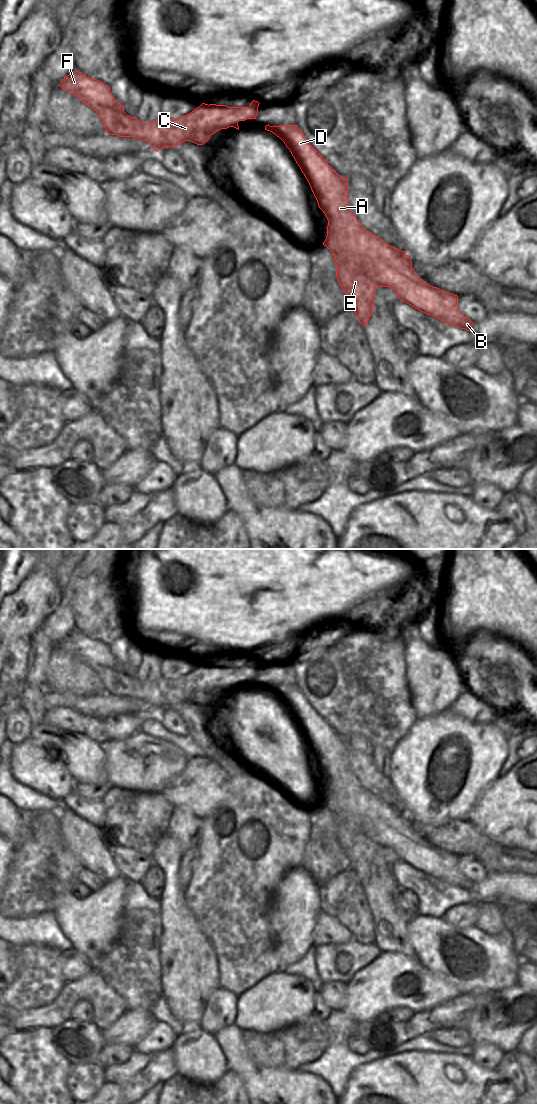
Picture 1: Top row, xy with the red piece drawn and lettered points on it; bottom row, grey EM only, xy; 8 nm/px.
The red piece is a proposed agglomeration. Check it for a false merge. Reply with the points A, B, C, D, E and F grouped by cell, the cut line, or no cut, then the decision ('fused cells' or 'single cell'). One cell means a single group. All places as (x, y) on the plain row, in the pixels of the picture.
A B C D F / E | xy (328, 782), (344, 825), (357, 831), (360, 807), (377, 845) | fused cells

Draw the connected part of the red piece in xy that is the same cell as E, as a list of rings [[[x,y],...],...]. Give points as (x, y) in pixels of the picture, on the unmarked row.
[[[328,783],[327,796],[323,805],[326,806],[334,816],[336,824],[336,838],[348,856],[350,869],[352,869],[360,884],[365,887],[370,876],[374,873],[374,852],[376,844],[372,839],[366,836],[364,832],[364,812],[362,808],[356,808],[353,814],[358,826],[357,833],[351,833],[345,826],[342,819],[341,808],[338,805],[337,798],[332,790],[332,785]]]

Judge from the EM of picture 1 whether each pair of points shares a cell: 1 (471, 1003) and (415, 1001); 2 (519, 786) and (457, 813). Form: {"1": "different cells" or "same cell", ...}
{"1": "different cells", "2": "different cells"}

